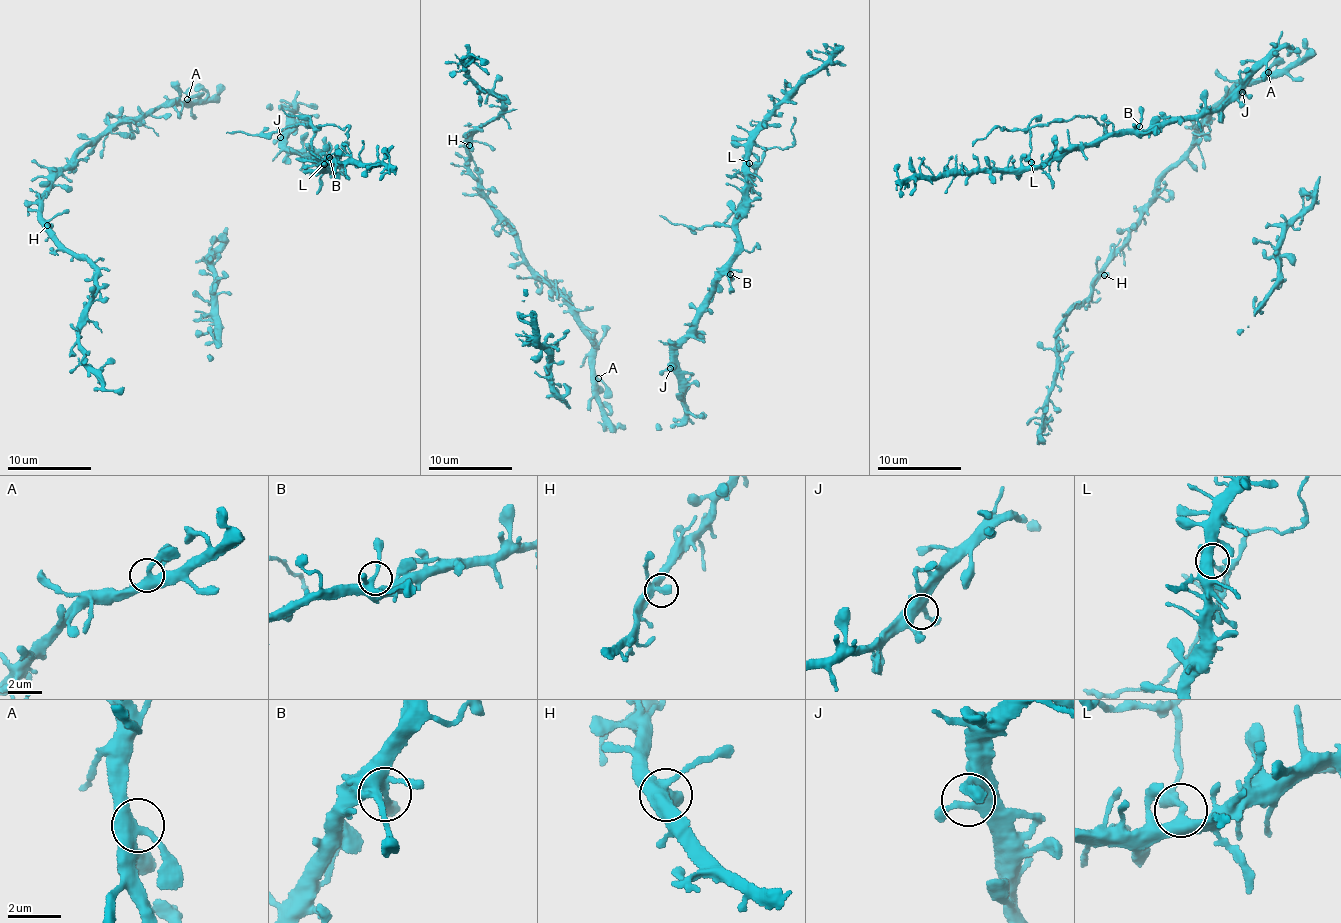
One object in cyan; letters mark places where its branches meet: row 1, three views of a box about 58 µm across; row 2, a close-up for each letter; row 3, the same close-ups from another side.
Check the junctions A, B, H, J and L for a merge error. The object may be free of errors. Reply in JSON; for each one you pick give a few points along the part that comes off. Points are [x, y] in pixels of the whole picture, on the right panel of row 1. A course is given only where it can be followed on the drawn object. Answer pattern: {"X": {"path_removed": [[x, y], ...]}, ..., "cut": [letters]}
{"L": {"path_removed": [[1031, 161], [1029, 134], [1032, 127], [1053, 121], [1091, 117], [1106, 129], [1102, 138]]}, "cut": ["L"]}

